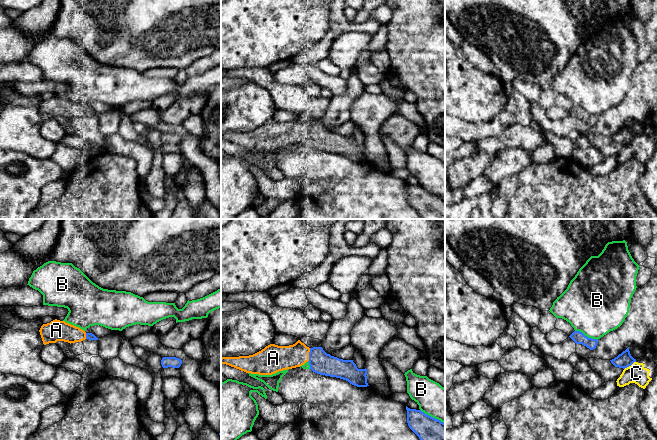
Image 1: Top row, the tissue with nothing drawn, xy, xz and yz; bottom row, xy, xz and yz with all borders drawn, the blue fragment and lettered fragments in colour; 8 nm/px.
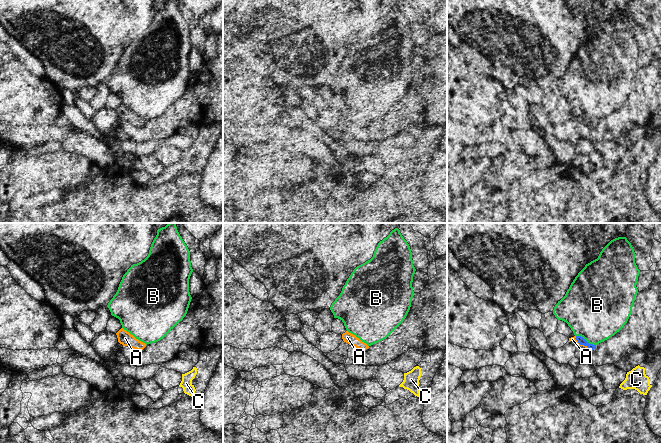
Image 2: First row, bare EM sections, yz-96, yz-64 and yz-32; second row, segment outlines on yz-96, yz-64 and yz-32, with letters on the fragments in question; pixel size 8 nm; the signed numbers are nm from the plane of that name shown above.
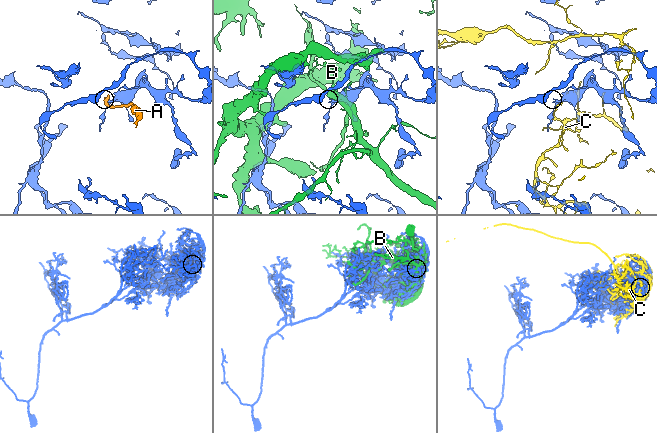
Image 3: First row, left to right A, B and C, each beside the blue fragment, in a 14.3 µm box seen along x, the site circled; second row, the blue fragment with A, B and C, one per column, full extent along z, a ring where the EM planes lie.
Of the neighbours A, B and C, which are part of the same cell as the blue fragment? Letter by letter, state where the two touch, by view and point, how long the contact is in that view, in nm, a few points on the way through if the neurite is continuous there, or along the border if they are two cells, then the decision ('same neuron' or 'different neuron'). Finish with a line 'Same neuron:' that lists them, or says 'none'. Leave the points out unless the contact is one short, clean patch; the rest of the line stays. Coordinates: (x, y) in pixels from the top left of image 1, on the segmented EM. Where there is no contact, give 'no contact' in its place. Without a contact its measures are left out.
A: xz (309, 355) | 110 nm | same neuron
B: yz (586, 336) | 200 nm | different neuron
C: yz (629, 365) | 120 nm | different neuron
Same neuron: A

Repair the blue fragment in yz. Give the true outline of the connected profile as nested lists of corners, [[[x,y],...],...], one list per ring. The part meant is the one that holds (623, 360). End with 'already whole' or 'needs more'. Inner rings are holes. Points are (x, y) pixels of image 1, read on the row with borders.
[[[628,347],[625,351],[623,351],[621,354],[619,354],[617,357],[615,357],[610,361],[615,367],[625,369],[631,366],[634,362],[636,362],[636,359],[634,359],[631,356],[629,347]]] | already whole

